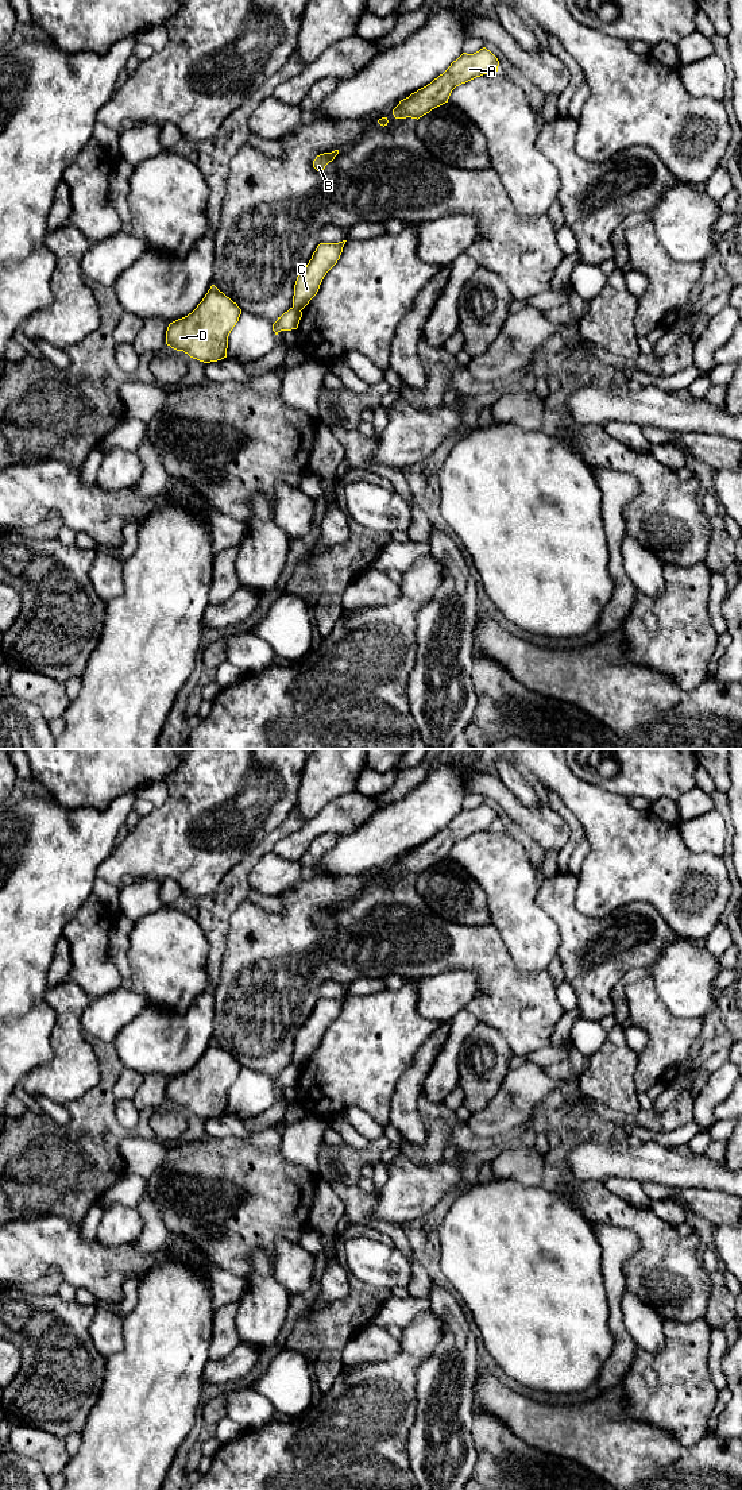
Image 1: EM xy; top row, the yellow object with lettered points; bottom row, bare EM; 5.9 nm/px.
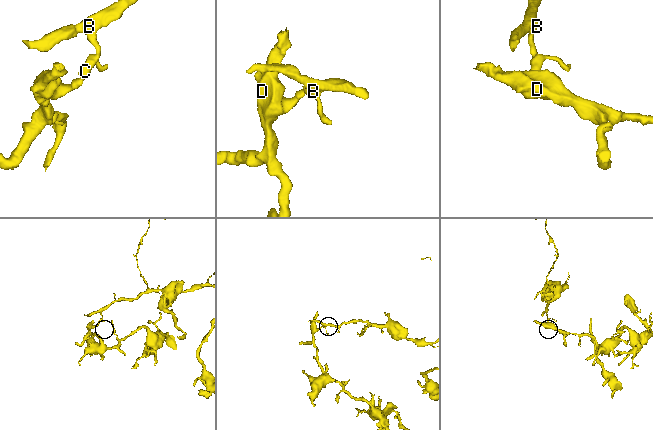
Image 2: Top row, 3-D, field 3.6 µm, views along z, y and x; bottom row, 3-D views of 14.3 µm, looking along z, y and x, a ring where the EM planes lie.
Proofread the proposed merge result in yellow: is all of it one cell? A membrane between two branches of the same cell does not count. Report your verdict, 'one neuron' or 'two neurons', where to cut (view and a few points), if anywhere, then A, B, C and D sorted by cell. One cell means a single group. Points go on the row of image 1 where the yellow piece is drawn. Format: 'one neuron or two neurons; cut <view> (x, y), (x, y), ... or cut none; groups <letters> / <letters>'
two neurons; cut xy (293, 305), (300, 311); groups A B C / D

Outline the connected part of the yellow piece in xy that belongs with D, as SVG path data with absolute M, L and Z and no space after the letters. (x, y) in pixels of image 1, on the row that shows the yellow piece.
M212 285L192 313L169 324L166 344L204 363L221 360L240 314L237 304Z

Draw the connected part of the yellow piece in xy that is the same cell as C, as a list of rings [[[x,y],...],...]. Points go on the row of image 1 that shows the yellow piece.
[[[347,240],[339,243],[320,243],[312,259],[297,277],[294,285],[293,306],[302,310],[317,294],[326,273],[337,263]]]

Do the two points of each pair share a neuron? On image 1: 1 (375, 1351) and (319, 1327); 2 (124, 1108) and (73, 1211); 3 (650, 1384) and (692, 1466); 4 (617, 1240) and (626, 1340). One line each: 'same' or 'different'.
1: different
2: different
3: different
4: same

